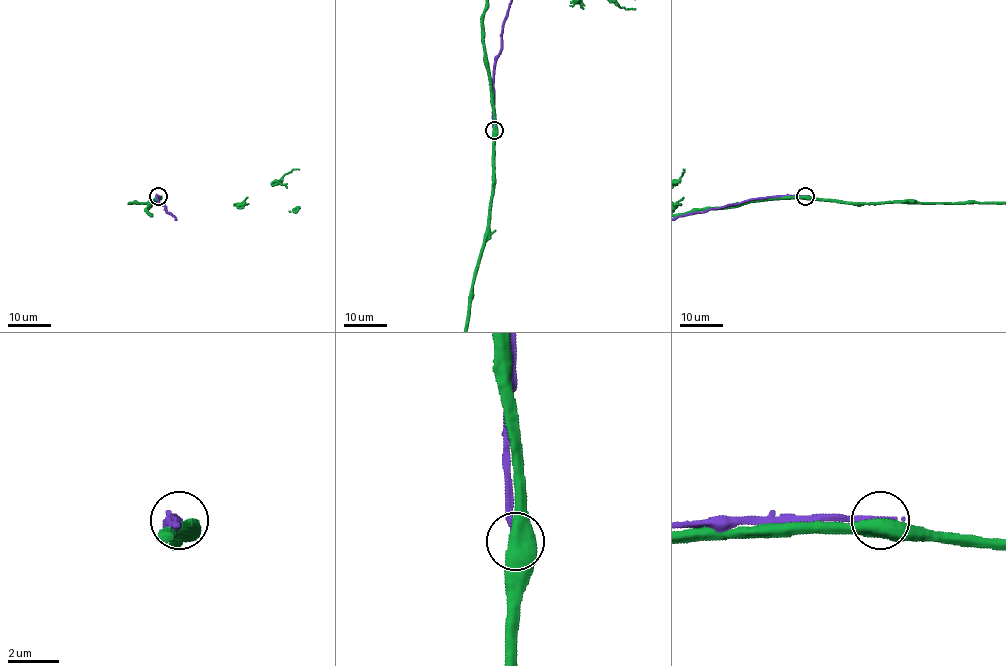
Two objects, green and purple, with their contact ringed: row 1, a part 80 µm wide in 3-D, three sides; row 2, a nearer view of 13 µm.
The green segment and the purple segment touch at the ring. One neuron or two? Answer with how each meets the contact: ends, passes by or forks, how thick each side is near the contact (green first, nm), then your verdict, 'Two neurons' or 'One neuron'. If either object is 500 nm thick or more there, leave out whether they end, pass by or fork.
Thickness 550 nm (green) against 280 nm. Two neurons

